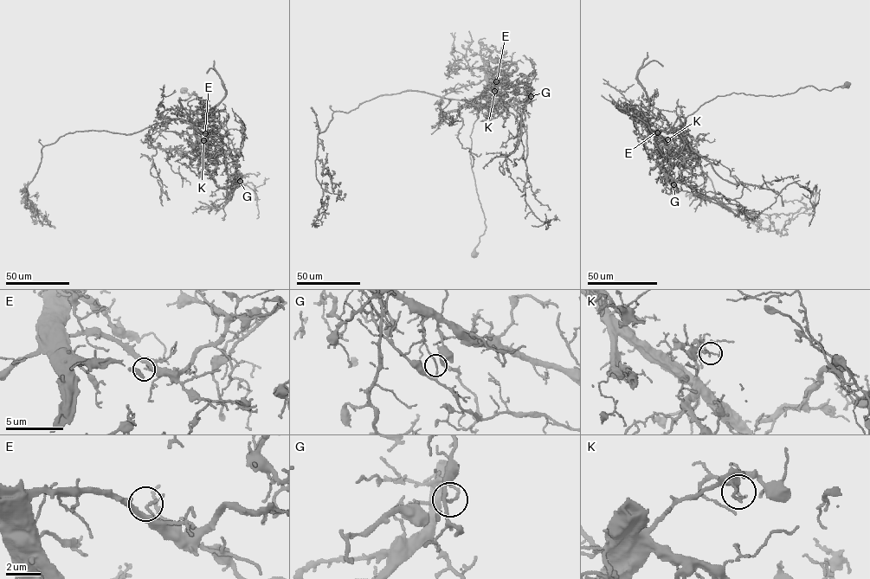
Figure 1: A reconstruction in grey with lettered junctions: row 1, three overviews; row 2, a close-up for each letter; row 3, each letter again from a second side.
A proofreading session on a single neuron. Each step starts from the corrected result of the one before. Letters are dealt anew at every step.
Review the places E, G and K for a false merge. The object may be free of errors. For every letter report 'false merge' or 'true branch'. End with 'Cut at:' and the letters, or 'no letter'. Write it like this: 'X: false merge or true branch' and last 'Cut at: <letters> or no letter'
E: true branch
G: false merge
K: true branch
Cut at: G

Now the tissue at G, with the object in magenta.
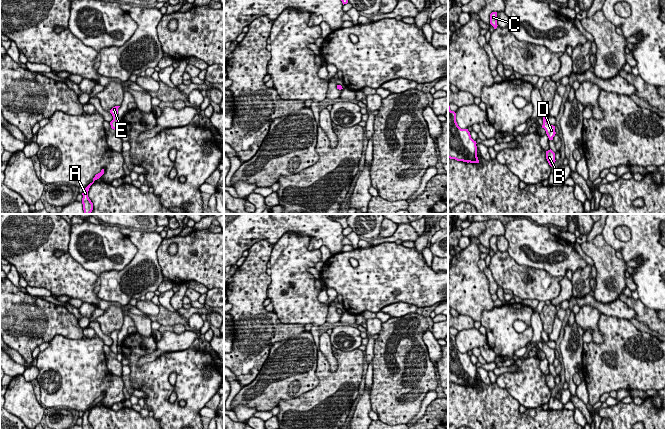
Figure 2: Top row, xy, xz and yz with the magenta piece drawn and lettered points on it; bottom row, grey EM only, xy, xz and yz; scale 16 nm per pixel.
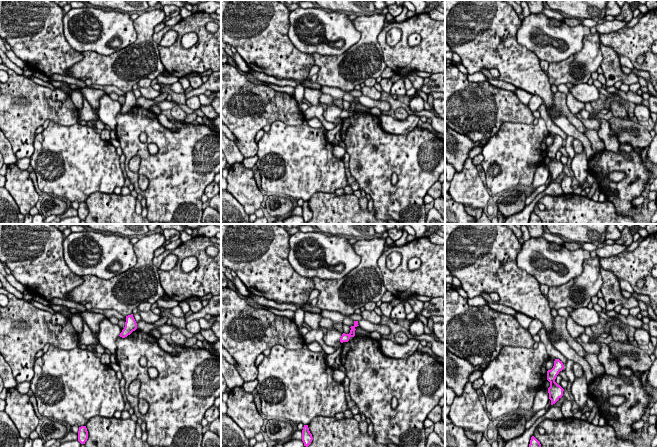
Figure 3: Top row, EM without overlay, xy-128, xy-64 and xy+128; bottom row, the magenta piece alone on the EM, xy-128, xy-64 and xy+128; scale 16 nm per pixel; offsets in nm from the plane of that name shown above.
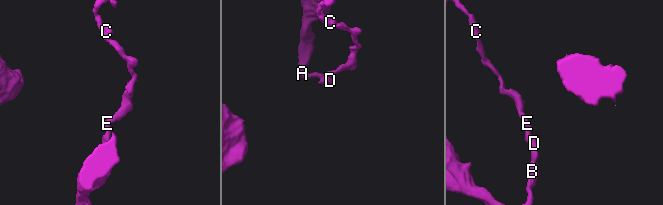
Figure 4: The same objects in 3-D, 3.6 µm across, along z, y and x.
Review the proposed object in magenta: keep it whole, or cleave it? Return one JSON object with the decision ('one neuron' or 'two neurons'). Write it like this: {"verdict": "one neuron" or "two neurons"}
{"verdict": "two neurons"}

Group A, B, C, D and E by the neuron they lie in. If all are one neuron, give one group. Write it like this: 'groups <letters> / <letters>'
groups A B D / C E

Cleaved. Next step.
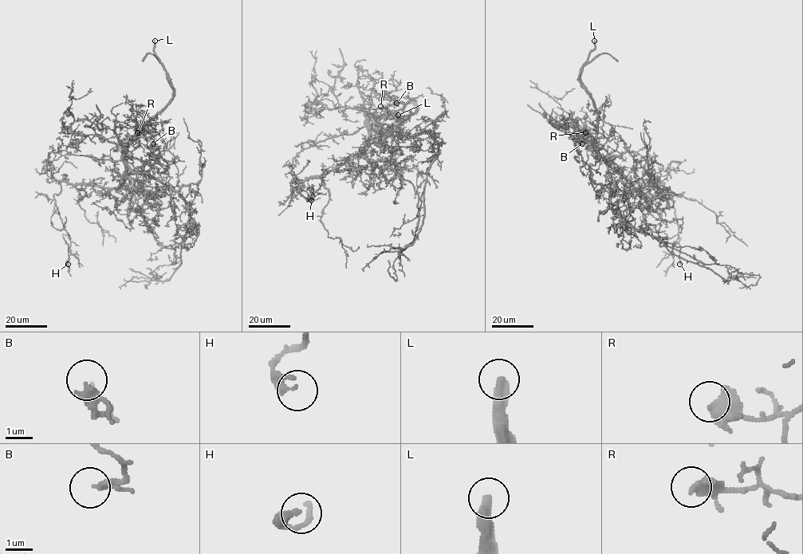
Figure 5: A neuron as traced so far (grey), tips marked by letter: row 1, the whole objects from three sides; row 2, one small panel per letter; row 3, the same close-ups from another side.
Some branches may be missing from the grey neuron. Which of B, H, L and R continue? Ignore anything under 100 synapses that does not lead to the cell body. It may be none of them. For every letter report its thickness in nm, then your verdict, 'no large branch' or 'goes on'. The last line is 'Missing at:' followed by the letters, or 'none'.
B: 200 nm thick; no large branch
H: 300 nm thick; no large branch
L: 400 nm thick; goes on
R: 460 nm thick; no large branch
Missing at: L

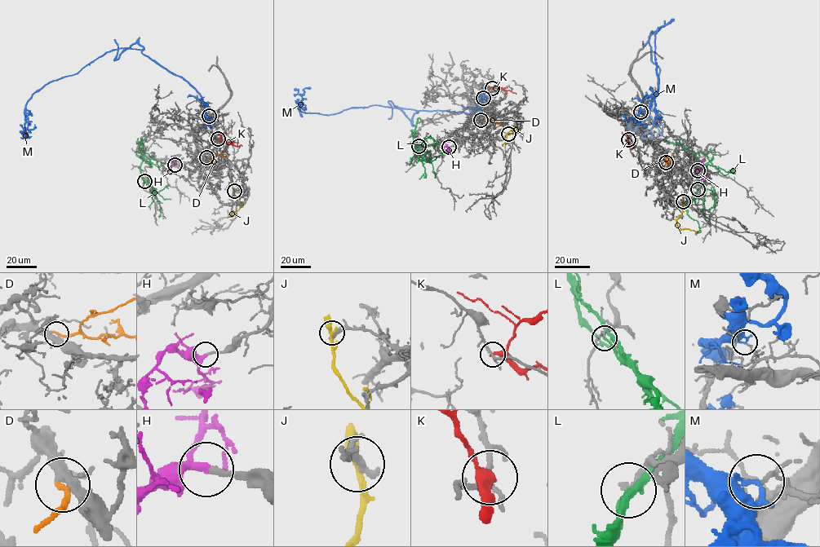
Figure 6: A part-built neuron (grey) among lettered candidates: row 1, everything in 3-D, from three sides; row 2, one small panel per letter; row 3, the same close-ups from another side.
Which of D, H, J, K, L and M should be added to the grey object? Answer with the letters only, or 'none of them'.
D, H

